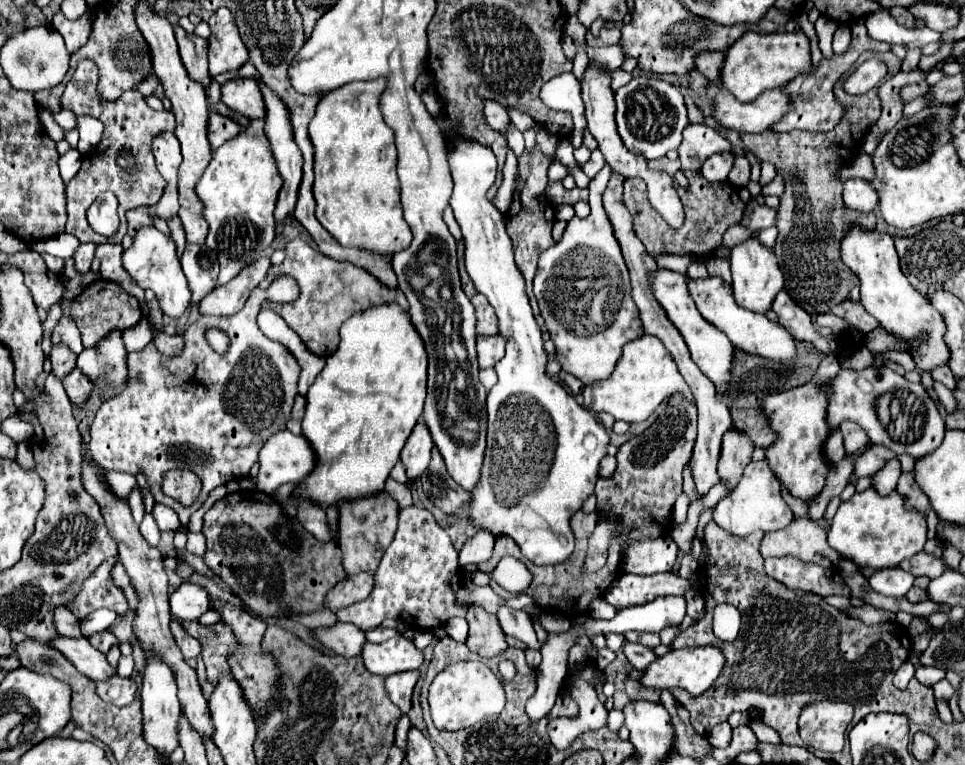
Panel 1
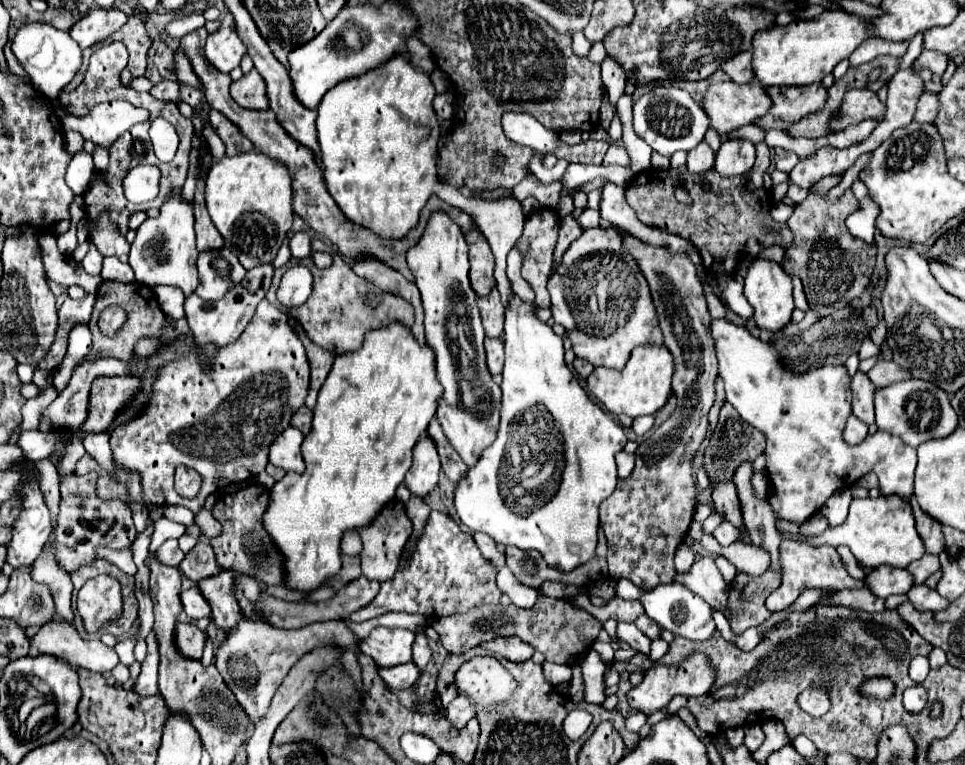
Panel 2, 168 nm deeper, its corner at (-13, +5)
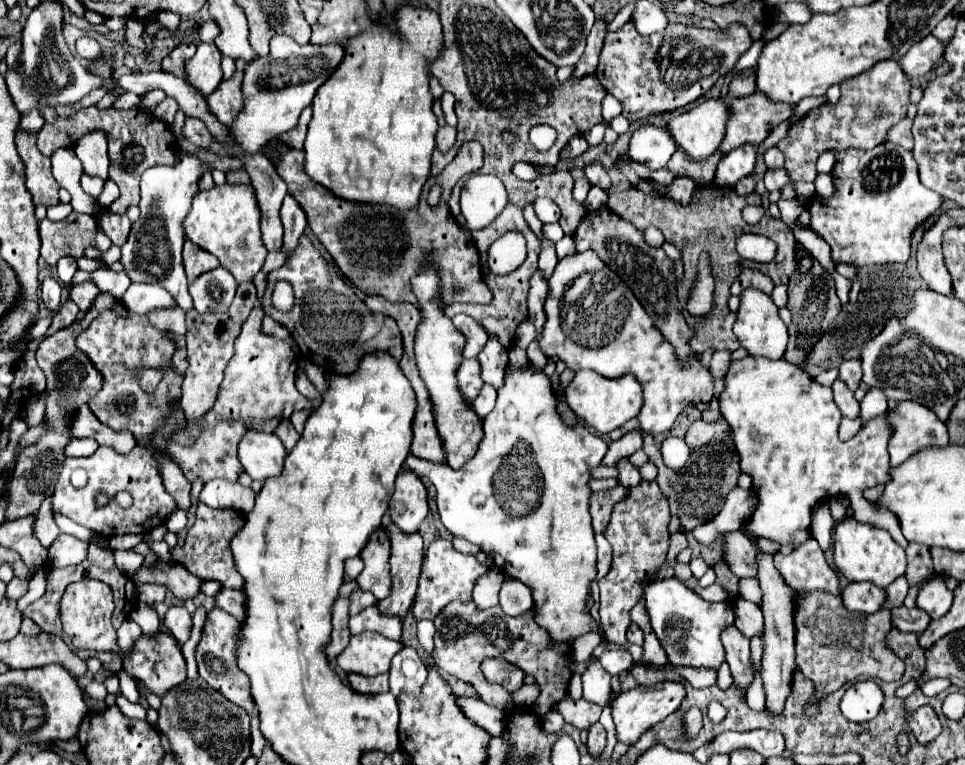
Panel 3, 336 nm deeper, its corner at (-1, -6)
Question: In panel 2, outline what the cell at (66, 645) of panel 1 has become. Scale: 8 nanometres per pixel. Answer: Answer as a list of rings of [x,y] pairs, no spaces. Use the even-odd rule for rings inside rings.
[[[53,620],[39,628],[31,638],[31,644],[39,654],[51,654],[73,668],[87,668],[91,672],[109,672],[119,664],[113,648],[107,648],[99,640],[81,640],[73,624],[65,620]]]

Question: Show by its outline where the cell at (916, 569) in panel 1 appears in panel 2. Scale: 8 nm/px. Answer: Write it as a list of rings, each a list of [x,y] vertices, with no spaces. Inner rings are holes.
[[[925,554],[923,558],[919,558],[917,562],[911,562],[907,566],[907,570],[911,572],[915,584],[923,584],[927,580],[927,576],[931,576],[933,572],[937,572],[941,568],[939,564],[939,558],[933,556],[933,554]]]

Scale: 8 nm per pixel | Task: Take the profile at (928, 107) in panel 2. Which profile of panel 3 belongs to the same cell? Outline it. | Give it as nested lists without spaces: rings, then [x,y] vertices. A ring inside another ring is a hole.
[[[903,117],[893,129],[889,129],[887,133],[887,139],[905,147],[905,149],[913,149],[913,135],[911,135],[911,125],[913,125],[913,119],[909,117]]]

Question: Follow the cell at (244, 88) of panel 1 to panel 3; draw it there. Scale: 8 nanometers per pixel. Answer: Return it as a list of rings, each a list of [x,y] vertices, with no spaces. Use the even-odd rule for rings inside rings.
[[[237,61],[235,75],[229,81],[221,81],[221,85],[207,97],[209,109],[225,125],[233,125],[237,115],[243,111],[243,89],[241,89],[243,75],[245,75],[245,63]]]

